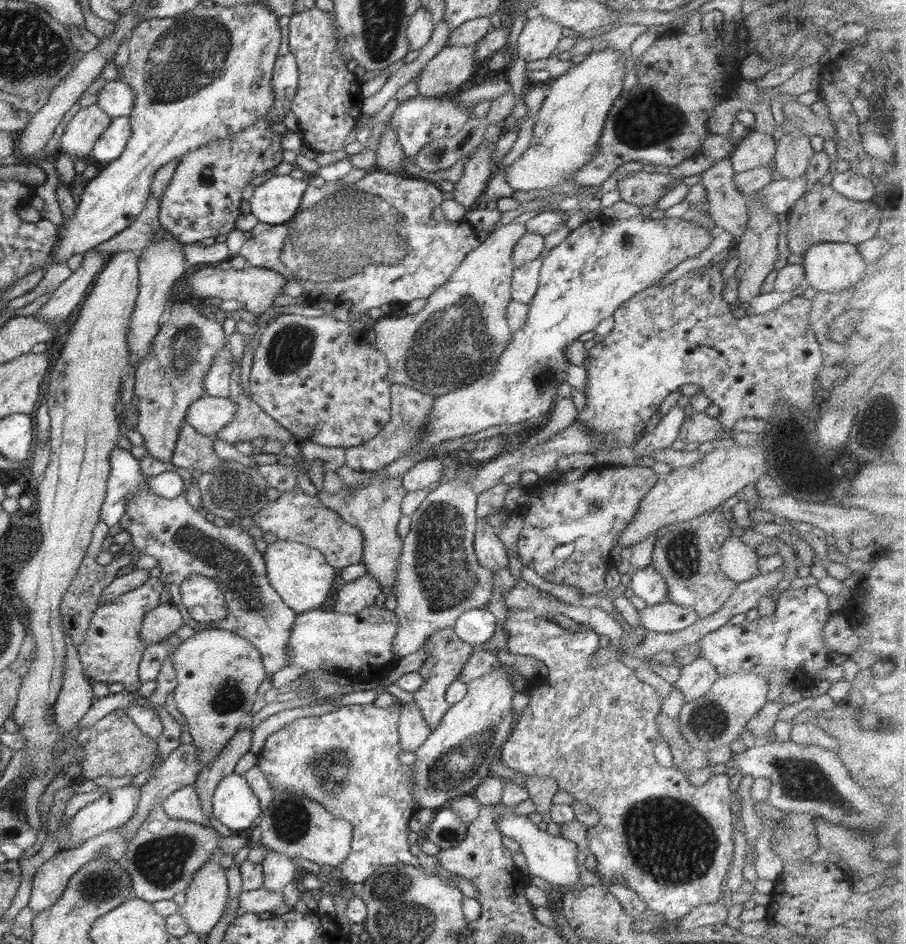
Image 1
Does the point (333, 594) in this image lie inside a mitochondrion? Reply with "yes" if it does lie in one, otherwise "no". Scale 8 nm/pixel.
no

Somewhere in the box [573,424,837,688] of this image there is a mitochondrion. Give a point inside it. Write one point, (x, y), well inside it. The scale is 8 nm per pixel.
(681, 554)

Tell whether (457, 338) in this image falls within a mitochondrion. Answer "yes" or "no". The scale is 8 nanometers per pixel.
yes

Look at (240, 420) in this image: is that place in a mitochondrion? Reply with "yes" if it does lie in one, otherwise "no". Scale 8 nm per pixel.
no

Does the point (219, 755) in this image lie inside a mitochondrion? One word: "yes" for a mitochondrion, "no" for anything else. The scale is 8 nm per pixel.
no

